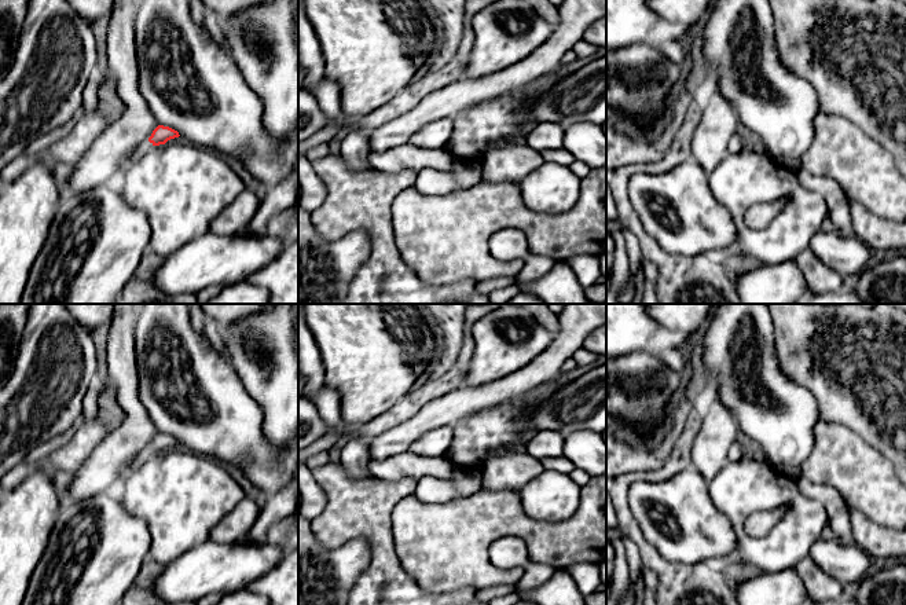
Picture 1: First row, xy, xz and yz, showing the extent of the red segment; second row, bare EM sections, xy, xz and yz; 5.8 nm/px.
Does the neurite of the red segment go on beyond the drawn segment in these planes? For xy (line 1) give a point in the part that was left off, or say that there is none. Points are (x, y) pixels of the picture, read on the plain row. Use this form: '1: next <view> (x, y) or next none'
1: next xy (142, 457)

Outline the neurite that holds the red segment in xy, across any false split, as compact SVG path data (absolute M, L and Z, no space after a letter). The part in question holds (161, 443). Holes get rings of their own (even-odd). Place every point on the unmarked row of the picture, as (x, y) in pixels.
M158 433L147 450L140 451L133 462L128 468L128 474L137 470L148 458L151 458L154 454L165 452L168 448L179 446L179 440L164 433Z

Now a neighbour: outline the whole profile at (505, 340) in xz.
M500 305L472 327L474 355L462 386L483 385L522 368L549 346L553 336L528 309Z

